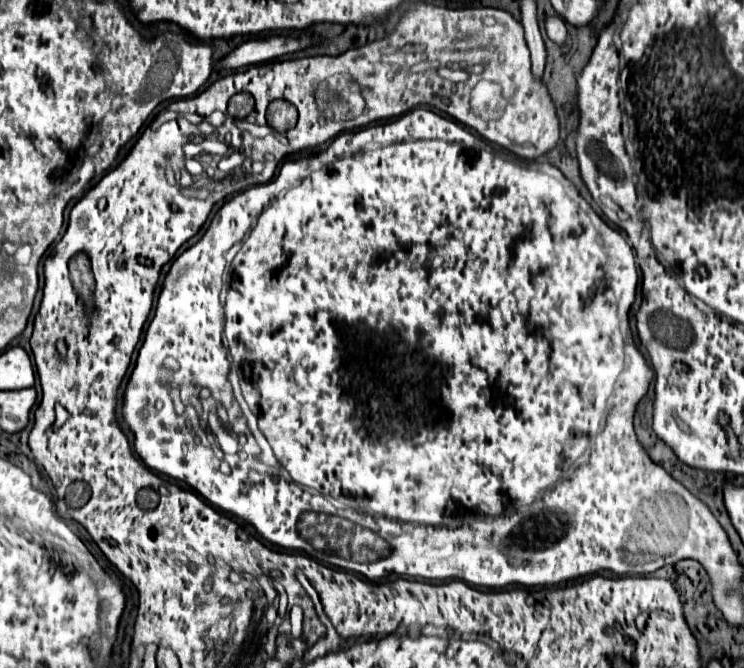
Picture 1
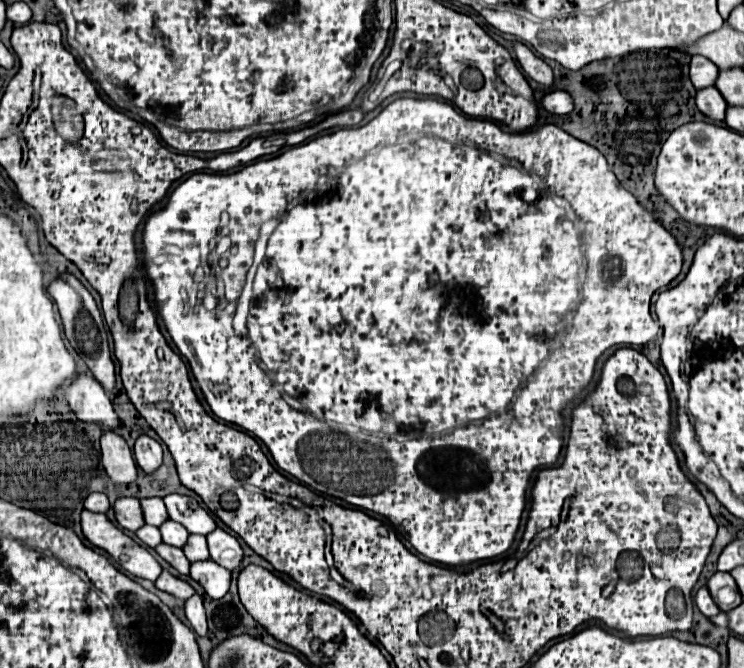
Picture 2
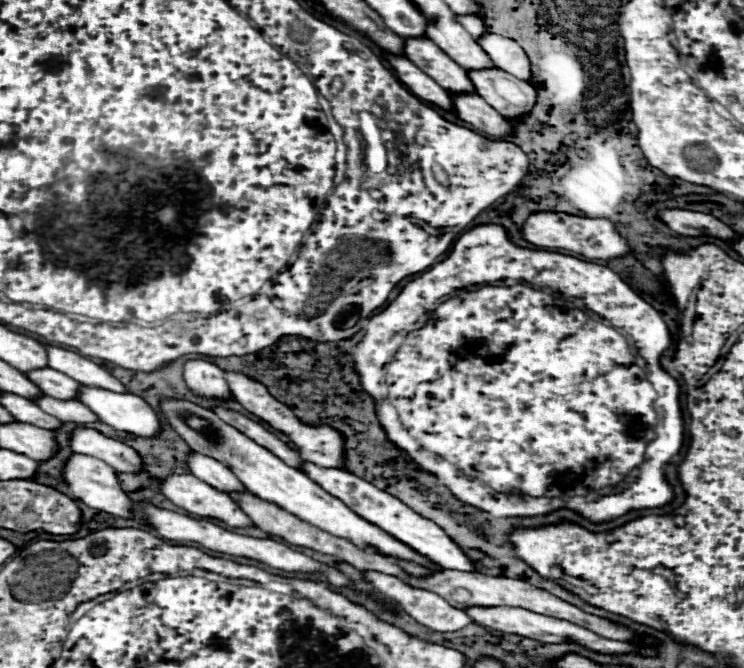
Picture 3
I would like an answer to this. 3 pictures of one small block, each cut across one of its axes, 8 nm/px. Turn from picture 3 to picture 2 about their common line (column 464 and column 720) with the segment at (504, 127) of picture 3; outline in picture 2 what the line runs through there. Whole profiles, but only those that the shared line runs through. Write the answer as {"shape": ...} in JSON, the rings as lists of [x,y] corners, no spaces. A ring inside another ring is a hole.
{"shape":[[[710,86],[706,90],[698,90],[696,104],[698,104],[700,112],[706,114],[712,120],[720,120],[722,122],[726,118],[728,104],[726,104],[726,100],[722,98],[722,94],[714,86]]]}

